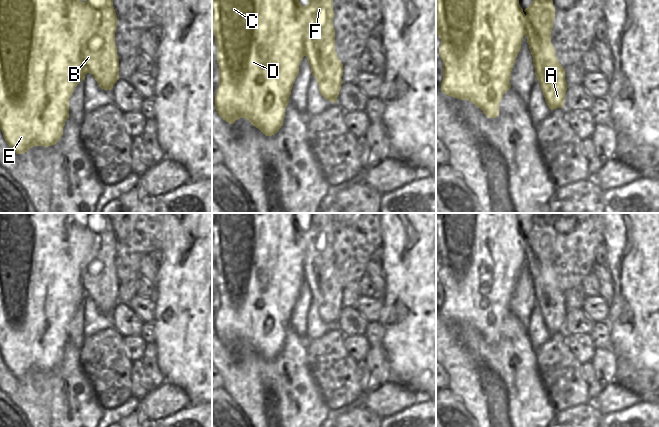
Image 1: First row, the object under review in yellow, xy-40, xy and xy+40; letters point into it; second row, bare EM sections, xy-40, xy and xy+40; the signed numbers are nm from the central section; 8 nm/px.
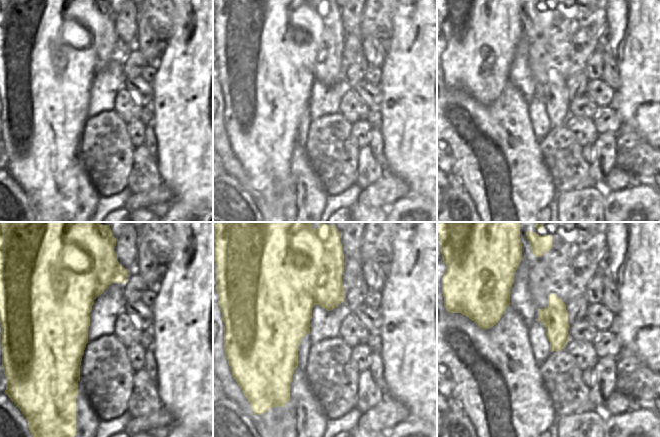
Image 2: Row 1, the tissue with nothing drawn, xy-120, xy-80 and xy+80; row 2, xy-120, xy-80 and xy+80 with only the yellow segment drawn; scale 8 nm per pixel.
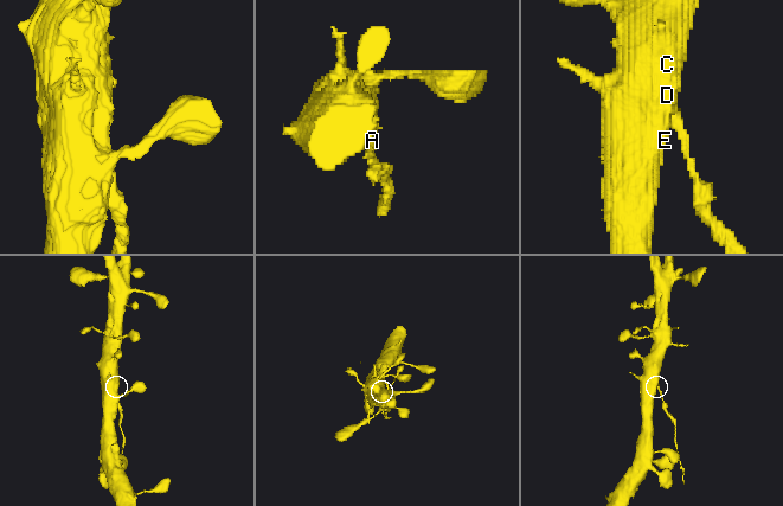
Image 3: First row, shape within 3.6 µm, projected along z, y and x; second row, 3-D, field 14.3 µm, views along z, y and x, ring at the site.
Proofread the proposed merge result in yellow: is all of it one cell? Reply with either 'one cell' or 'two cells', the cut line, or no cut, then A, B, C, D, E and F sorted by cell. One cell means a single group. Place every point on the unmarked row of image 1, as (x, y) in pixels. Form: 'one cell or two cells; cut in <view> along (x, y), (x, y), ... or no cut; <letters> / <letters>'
two cells; cut in xy along (342, 291), (339, 293), (337, 301), (327, 303), (319, 310); A / B C D E F

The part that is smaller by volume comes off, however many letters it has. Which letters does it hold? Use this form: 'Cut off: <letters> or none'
Cut off: A

